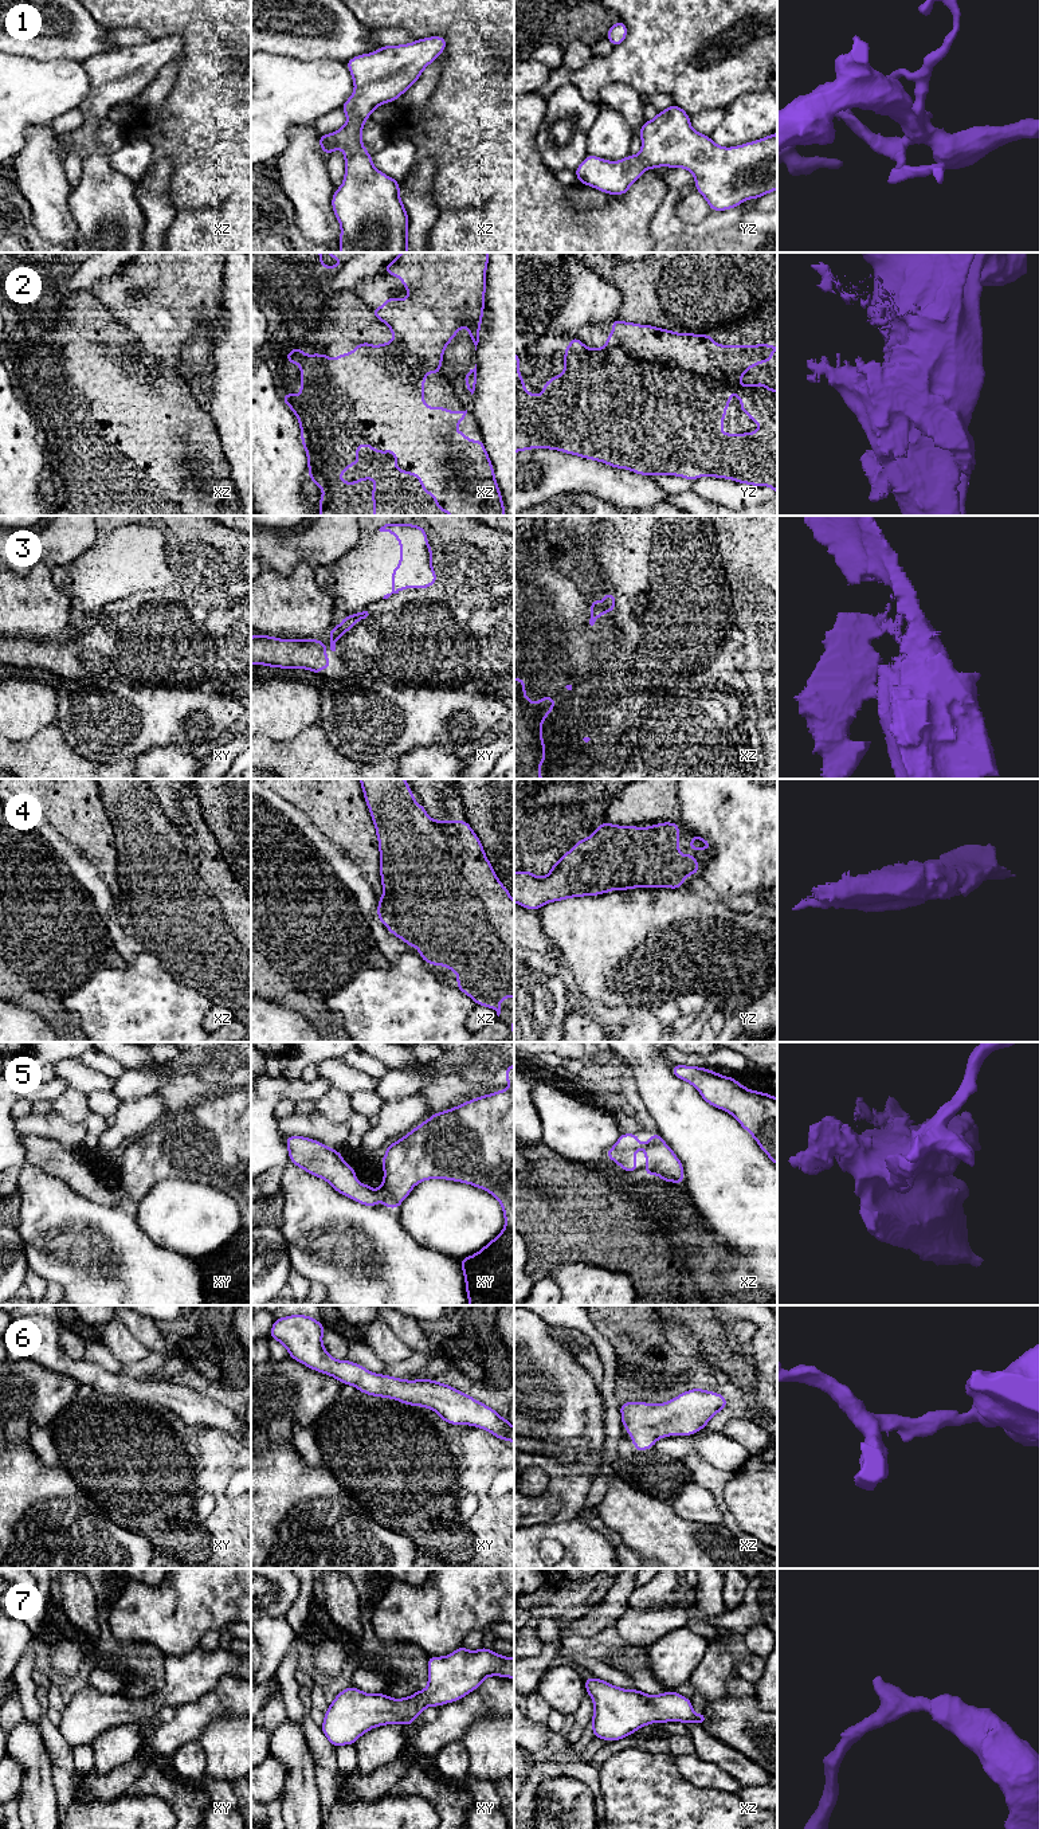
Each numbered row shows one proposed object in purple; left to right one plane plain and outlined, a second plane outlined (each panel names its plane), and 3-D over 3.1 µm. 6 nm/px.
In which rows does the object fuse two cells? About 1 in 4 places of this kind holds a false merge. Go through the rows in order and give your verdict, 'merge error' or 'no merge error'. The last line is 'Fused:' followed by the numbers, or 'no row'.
1: no merge error
2: merge error
3: merge error
4: no merge error
5: no merge error
6: no merge error
7: no merge error
Fused: 2, 3

